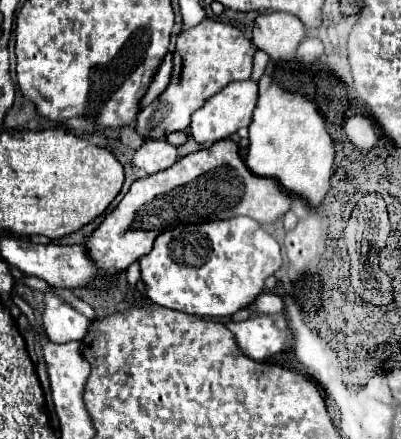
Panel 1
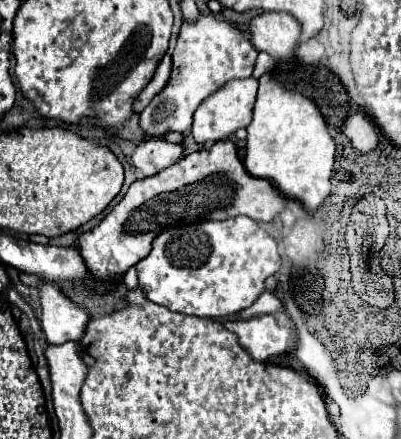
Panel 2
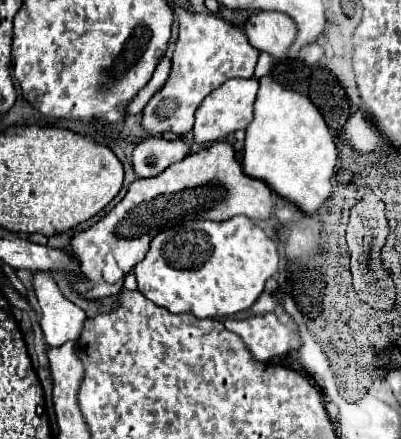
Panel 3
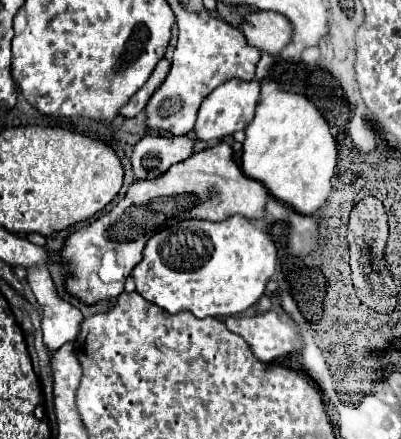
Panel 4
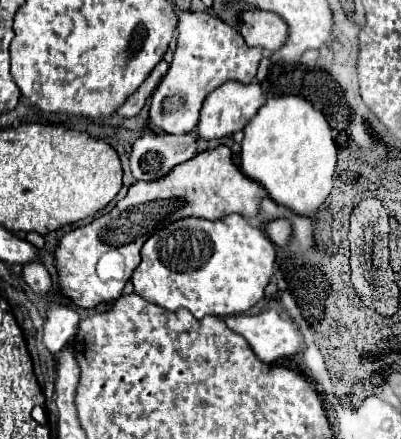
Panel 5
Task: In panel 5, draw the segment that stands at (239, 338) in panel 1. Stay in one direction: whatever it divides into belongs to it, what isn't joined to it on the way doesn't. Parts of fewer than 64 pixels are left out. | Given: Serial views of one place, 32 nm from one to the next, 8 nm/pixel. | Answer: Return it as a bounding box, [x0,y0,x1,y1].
[224,308,304,364]

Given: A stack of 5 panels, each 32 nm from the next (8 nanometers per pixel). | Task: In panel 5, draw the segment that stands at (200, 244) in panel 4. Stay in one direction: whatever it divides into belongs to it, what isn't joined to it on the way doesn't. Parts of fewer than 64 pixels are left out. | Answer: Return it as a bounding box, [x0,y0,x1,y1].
[132,214,276,320]

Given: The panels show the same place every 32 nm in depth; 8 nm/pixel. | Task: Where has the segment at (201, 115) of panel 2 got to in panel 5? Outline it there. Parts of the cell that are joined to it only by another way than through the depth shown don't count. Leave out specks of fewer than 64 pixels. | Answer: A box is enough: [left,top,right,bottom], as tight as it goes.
[196,80,264,140]

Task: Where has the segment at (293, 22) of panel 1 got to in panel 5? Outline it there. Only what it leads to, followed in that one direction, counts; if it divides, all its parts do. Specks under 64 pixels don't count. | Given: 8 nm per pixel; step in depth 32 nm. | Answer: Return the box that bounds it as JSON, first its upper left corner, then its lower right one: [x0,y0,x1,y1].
[240,10,288,54]

